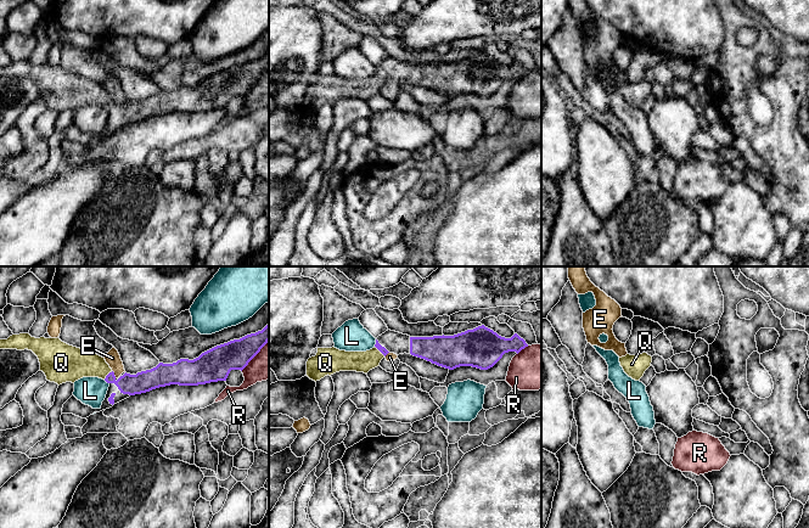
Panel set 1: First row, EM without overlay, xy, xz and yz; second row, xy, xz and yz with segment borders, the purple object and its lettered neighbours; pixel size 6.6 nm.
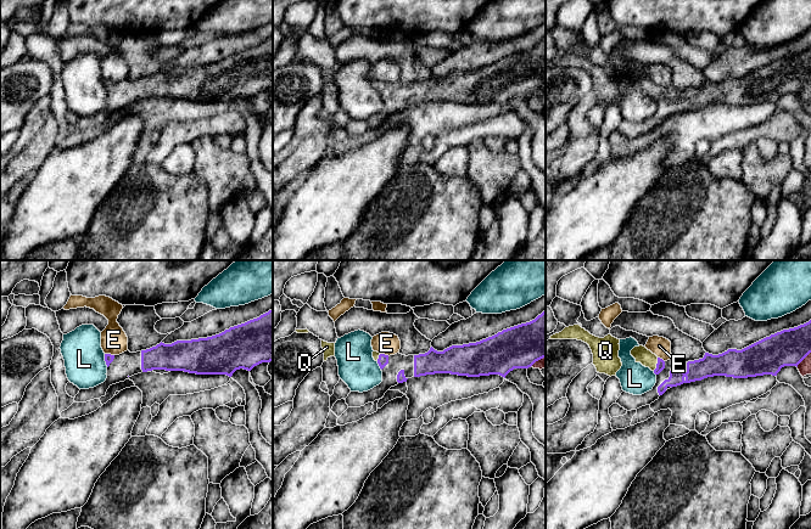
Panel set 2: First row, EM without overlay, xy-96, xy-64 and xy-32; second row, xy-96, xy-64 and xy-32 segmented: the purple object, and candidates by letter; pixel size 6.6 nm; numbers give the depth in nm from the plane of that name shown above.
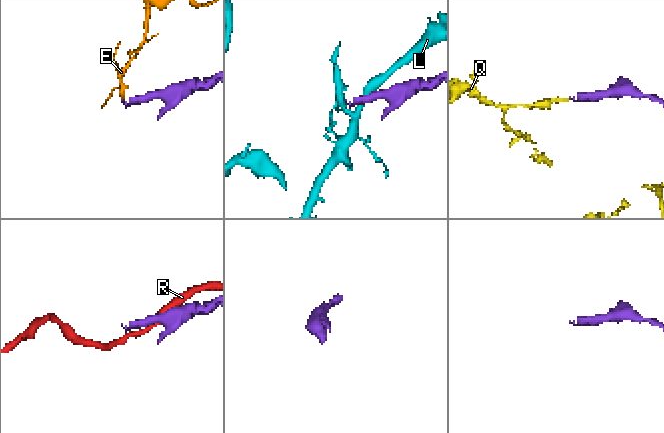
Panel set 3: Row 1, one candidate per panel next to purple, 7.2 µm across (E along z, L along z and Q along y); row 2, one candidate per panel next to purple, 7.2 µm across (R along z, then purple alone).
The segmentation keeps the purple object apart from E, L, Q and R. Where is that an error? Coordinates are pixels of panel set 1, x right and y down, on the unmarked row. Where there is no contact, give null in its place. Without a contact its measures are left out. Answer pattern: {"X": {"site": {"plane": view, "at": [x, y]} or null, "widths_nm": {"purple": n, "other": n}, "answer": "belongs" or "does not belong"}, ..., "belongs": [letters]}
{"E": {"site": {"plane": "xy", "at": [113, 101]}, "widths_nm": {"purple": 140, "other": 100}, "answer": "does not belong"}, "L": {"site": {"plane": "xz", "at": [376, 71]}, "widths_nm": {"purple": 50, "other": 200}, "answer": "does not belong"}, "Q": {"site": {"plane": "xz", "at": [380, 78]}, "widths_nm": {"purple": 50, "other": 140}, "answer": "belongs"}, "R": {"site": {"plane": "xy", "at": [256, 82]}, "widths_nm": {"purple": 200, "other": 200}, "answer": "does not belong"}, "belongs": ["Q"]}

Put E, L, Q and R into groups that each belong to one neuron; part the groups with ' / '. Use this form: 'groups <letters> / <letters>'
groups E / L / Q / R

